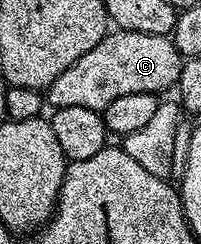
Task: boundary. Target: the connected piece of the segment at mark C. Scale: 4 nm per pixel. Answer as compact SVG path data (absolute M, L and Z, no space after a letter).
M112 30L85 57L81 57L61 77L46 88L45 99L52 108L85 105L85 109L102 112L109 101L125 93L159 95L174 88L183 71L185 56L175 48L174 38L166 35Z

